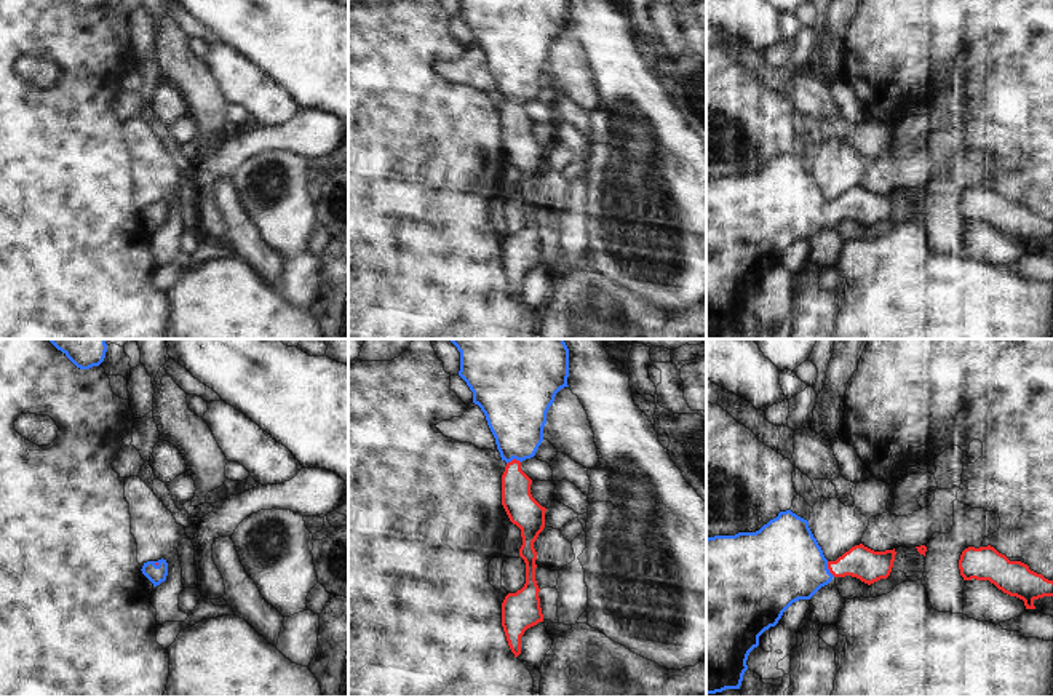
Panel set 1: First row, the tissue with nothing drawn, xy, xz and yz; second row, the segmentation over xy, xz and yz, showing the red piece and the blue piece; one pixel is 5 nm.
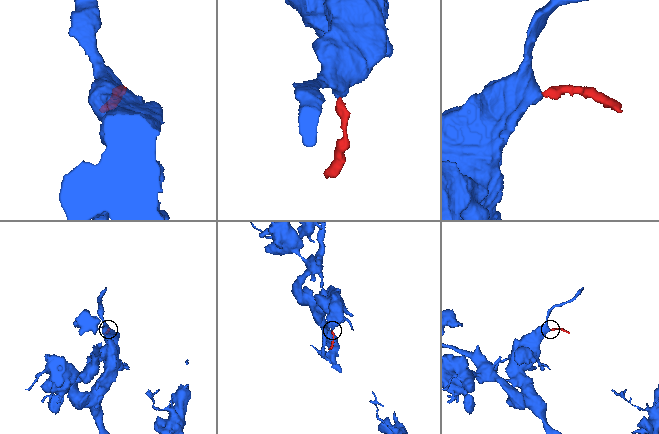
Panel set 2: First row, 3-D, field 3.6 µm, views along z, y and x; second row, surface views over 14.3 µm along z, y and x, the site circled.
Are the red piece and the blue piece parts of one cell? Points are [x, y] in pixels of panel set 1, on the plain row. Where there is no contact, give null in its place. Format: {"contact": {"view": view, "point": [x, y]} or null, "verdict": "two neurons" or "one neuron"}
{"contact": {"view": "yz", "point": [828, 210]}, "verdict": "one neuron"}

